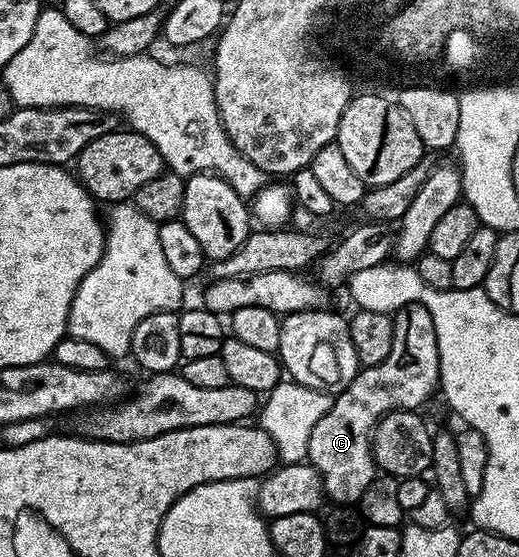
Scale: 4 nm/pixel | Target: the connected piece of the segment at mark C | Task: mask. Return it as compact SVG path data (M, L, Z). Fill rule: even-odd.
M410 303L406 307L396 310L394 314L396 326L394 327L394 343L390 346L390 355L386 359L382 359L382 363L377 365L363 366L357 372L356 377L350 384L343 386L335 394L330 411L326 411L326 415L322 415L322 419L318 419L318 424L315 425L314 431L310 431L310 443L308 444L308 456L306 458L309 465L312 465L322 475L322 483L324 484L324 492L329 502L336 505L347 505L349 507L355 506L360 500L362 491L366 491L366 487L370 487L370 483L378 476L376 461L372 457L372 431L376 425L388 413L392 413L395 409L414 409L419 410L420 405L424 405L432 397L432 392L437 392L440 384L440 356L438 355L438 335L434 331L434 319L430 315L430 311L426 311L424 305L418 303Z

